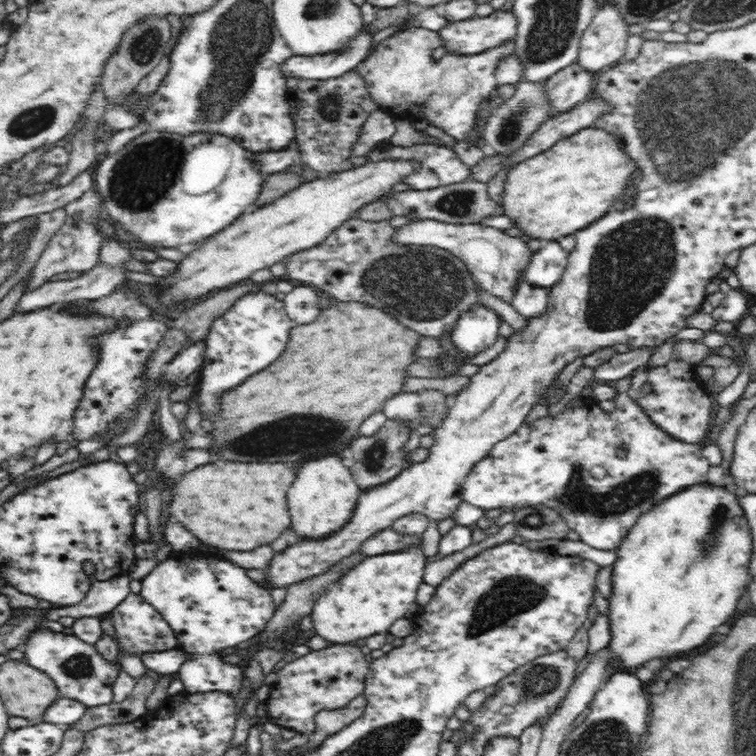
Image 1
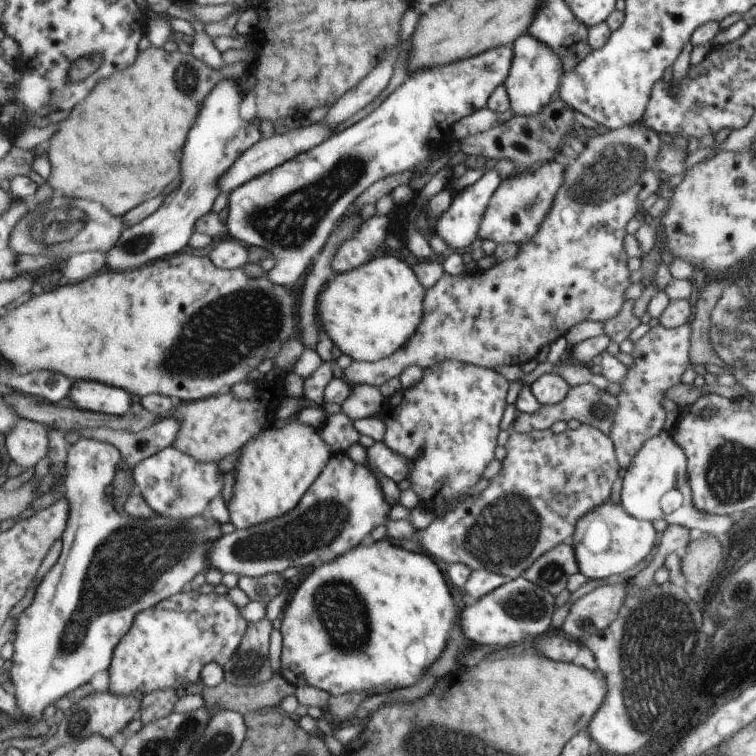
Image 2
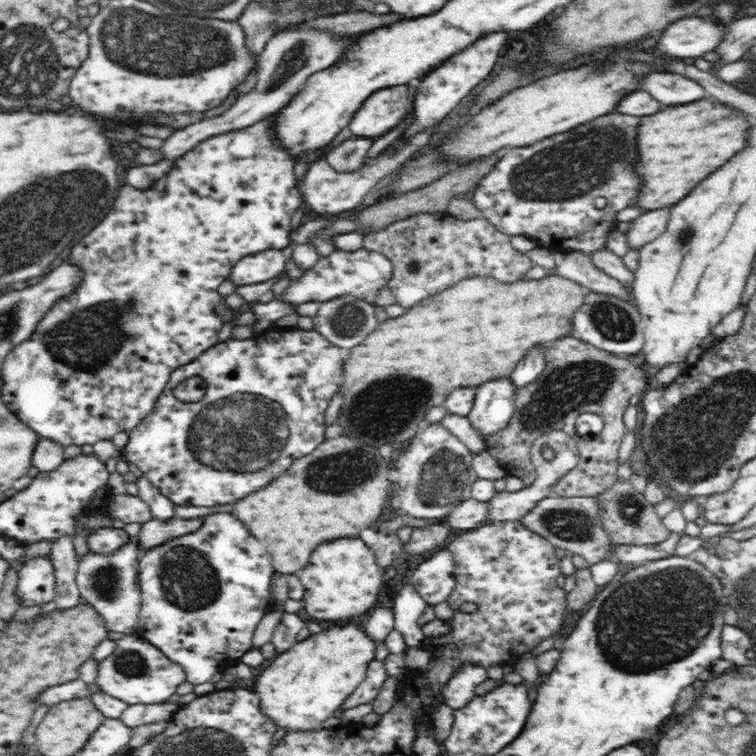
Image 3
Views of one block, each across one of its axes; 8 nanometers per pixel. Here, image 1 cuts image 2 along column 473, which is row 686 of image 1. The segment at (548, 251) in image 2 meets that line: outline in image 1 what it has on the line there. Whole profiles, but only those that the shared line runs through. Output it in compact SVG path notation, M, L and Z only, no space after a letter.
M334 644L289 660L283 666L278 681L272 684L273 692L265 702L269 721L308 737L314 734L318 712L348 708L348 704L364 692L369 670L369 662L364 659L364 655L360 648L352 644Z

